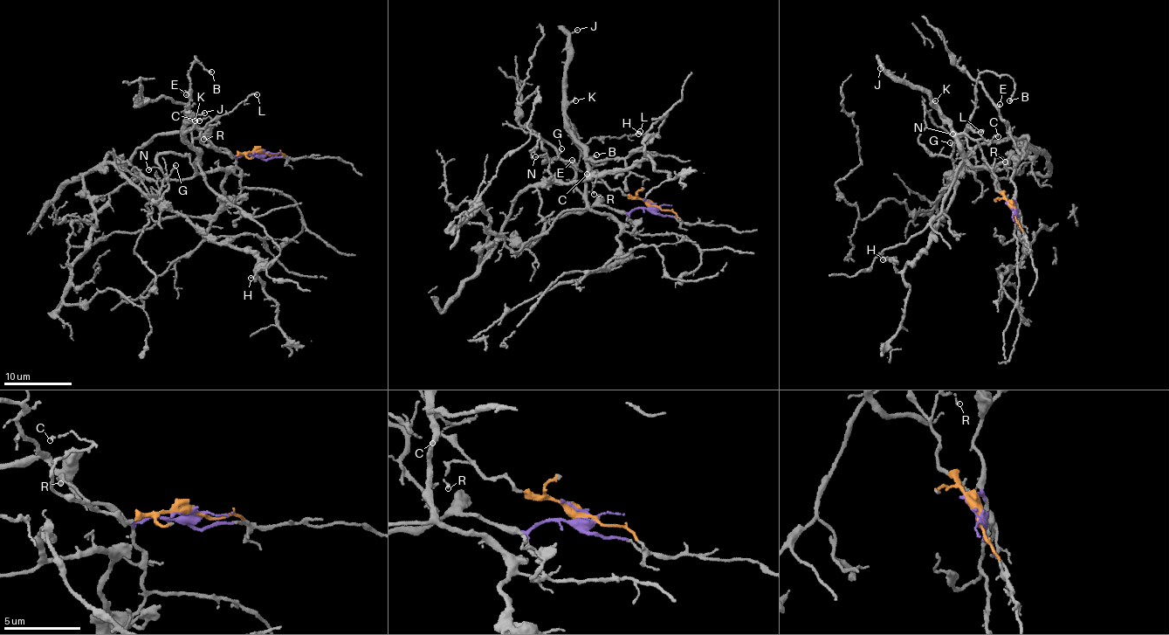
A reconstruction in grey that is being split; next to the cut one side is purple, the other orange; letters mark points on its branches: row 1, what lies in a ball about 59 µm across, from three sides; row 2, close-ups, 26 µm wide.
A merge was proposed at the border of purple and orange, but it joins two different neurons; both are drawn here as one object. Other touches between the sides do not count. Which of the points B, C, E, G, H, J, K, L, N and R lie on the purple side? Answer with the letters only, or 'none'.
E, G, H, N

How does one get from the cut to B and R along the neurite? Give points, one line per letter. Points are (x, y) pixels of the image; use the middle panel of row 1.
B: (653, 204), (608, 188), (590, 169), (577, 141), (574, 141), (571, 123), (581, 155), (595, 154)
R: (653, 204), (646, 204), (641, 199), (631, 199), (602, 182), (594, 184), (594, 194)

